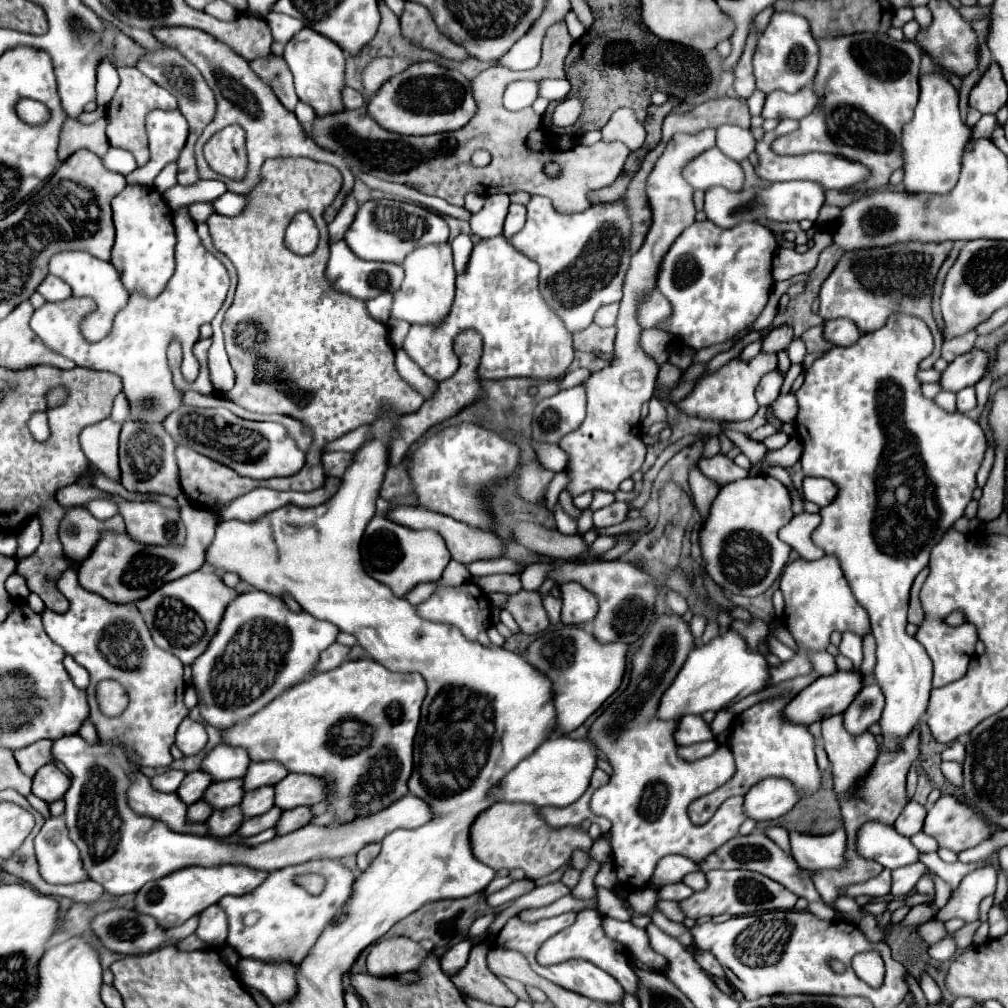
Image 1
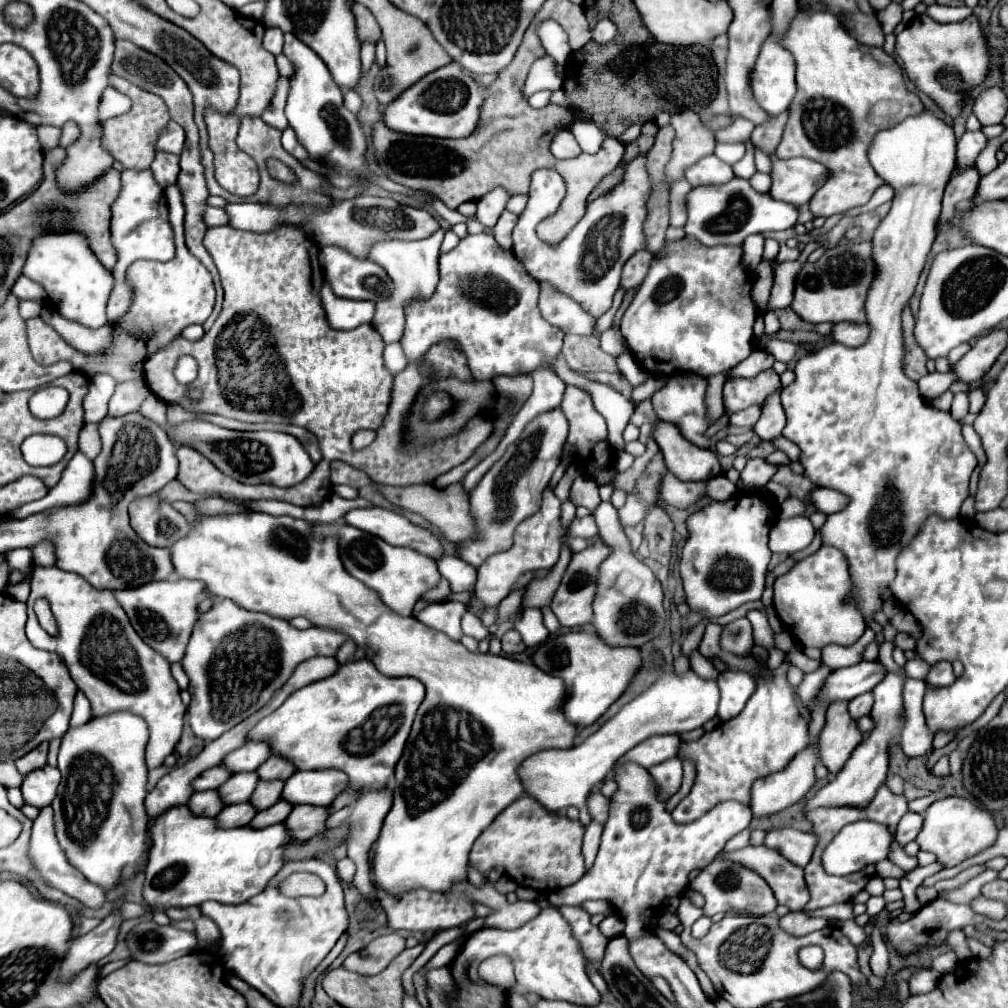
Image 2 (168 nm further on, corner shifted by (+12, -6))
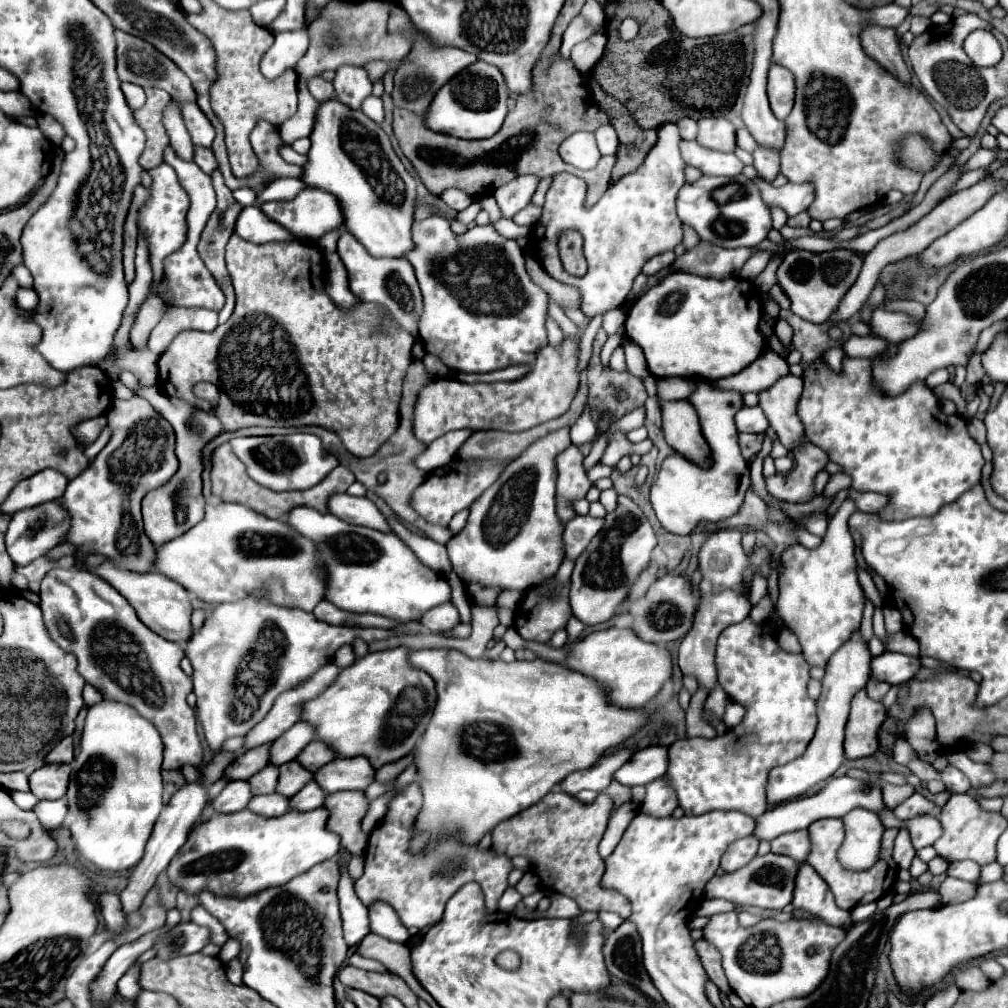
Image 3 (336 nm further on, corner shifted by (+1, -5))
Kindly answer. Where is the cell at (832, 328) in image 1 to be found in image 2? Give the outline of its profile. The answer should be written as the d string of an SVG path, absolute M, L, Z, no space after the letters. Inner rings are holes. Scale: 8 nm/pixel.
M840 322L834 326L832 338L844 346L862 346L870 336L868 324L852 324L852 322Z

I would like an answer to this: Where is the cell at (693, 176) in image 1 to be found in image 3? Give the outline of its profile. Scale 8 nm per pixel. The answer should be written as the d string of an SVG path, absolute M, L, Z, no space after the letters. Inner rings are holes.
M681 141L679 143L681 149L681 157L687 165L701 169L703 175L723 175L723 177L735 177L741 173L743 165L741 161L737 161L737 157L733 153L717 153L717 151L709 151L701 145L697 145L695 141Z

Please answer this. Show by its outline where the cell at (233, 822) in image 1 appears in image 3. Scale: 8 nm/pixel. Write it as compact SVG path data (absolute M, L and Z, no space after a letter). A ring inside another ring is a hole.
M271 793L271 795L259 795L259 797L253 797L247 805L249 811L257 813L257 815L263 815L263 817L277 817L277 815L283 815L287 813L289 809L289 799L277 795L277 793Z

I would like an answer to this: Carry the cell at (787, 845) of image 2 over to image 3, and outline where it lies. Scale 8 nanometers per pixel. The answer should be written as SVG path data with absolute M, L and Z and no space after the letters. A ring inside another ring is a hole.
M801 829L801 831L791 831L785 833L777 839L771 841L771 851L779 853L779 855L789 855L795 861L805 861L809 851L811 851L811 839L809 839L809 831Z

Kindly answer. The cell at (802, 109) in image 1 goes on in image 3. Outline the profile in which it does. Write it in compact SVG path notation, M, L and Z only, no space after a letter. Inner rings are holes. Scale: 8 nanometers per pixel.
M759 145L755 151L753 151L753 167L757 169L759 177L761 179L767 179L767 181L773 181L779 173L779 155L781 151L775 149L775 147L765 147L765 145Z

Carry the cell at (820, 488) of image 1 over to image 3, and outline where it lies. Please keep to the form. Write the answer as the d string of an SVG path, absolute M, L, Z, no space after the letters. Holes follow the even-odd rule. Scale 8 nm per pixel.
M849 489L847 499L855 501L857 511L863 513L877 513L881 507L885 507L885 503L889 501L885 495L877 495L877 493L859 493L855 489Z

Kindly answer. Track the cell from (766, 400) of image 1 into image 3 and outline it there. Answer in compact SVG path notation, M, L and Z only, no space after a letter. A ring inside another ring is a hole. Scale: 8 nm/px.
M743 407L735 415L735 423L743 433L763 433L769 427L769 421L759 407Z

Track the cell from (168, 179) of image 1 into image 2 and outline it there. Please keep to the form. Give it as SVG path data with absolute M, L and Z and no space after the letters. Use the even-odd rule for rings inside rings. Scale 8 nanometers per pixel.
M156 152L156 158L152 162L152 172L154 172L154 178L158 180L160 186L168 186L172 182L176 182L178 178L178 172L180 172L180 166L178 166L178 156L176 154L170 154L170 152Z

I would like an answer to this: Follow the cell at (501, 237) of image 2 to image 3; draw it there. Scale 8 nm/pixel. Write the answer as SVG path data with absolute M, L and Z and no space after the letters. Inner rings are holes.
M527 205L525 209L521 209L521 211L513 217L513 221L515 221L517 225L533 225L533 223L537 223L539 213L541 213L539 207L535 207L535 205Z

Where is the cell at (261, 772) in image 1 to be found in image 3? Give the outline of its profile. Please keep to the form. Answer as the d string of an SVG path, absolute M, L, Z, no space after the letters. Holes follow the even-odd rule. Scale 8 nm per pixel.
M311 741L311 745L307 745L307 747L295 757L295 761L297 761L301 767L309 769L311 773L315 773L321 765L329 763L333 757L335 757L335 753L333 753L327 745L321 745L321 741Z

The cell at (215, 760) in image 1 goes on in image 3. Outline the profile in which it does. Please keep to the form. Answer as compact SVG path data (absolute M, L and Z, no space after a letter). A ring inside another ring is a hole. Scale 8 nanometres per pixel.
M297 721L287 733L283 733L277 741L273 741L269 749L269 763L283 765L285 761L293 761L297 753L313 741L313 727L309 723Z

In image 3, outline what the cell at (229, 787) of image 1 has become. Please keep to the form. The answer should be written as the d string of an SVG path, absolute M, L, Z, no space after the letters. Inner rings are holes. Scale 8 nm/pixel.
M267 765L265 769L261 769L261 771L255 773L253 777L249 777L247 783L249 783L253 795L273 793L273 791L275 791L275 785L277 785L277 767Z

